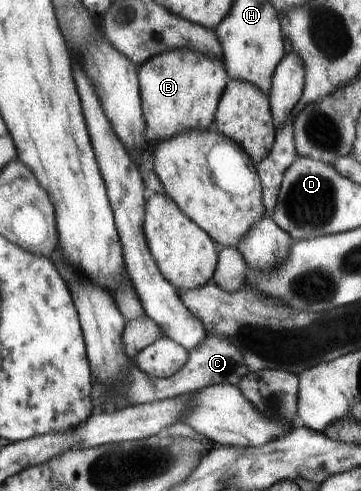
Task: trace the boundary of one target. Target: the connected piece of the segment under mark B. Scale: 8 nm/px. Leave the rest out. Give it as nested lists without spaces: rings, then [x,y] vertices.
[[[189,48],[167,50],[142,63],[138,79],[146,127],[150,127],[158,139],[172,137],[186,127],[212,128],[220,95],[228,83],[226,67],[220,59]]]

